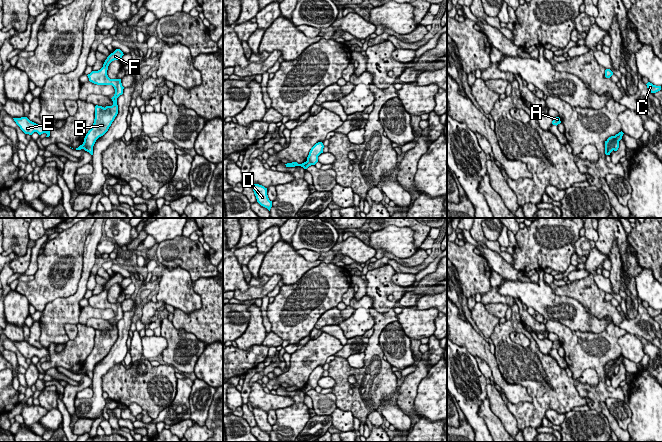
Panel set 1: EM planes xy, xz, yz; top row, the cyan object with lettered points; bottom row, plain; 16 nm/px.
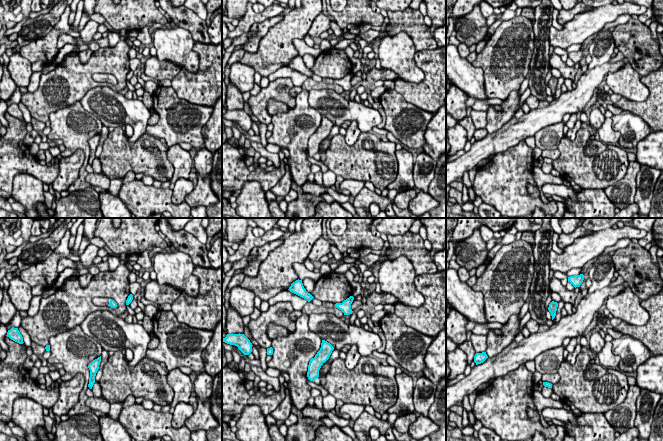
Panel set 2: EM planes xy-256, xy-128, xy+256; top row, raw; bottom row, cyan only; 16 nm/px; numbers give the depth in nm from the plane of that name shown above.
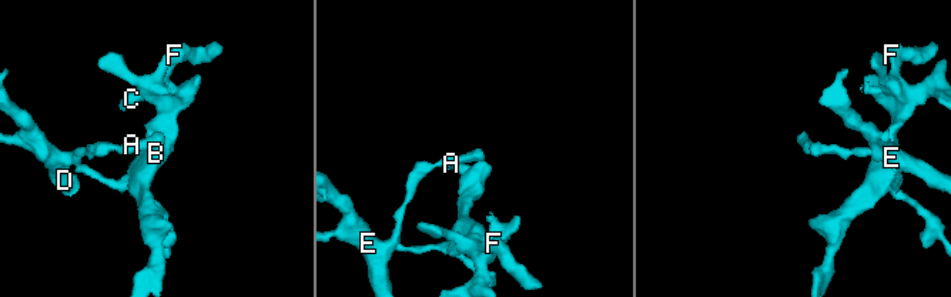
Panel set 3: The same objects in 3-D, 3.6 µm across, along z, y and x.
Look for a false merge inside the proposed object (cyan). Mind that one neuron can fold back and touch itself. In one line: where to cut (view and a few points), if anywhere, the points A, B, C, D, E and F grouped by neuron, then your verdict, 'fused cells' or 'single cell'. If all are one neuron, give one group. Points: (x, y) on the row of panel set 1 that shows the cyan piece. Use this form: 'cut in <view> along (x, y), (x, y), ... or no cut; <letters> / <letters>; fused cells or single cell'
cut in xy along (83, 142), (87, 146), (92, 147); A D E / B C F; fused cells

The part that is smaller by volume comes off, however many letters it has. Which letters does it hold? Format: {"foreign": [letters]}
{"foreign": ["B", "C", "F"]}

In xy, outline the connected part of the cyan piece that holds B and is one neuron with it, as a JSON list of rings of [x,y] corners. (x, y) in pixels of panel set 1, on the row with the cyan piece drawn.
[[[116,49],[105,60],[103,67],[98,71],[92,71],[88,74],[89,81],[97,85],[112,85],[115,89],[115,94],[111,98],[113,101],[112,106],[95,106],[95,119],[93,126],[88,131],[84,138],[84,143],[87,147],[93,147],[96,140],[103,136],[111,126],[115,117],[118,114],[117,98],[123,94],[124,87],[122,86],[121,79],[110,79],[107,75],[109,64],[114,60],[121,60],[123,52]]]

